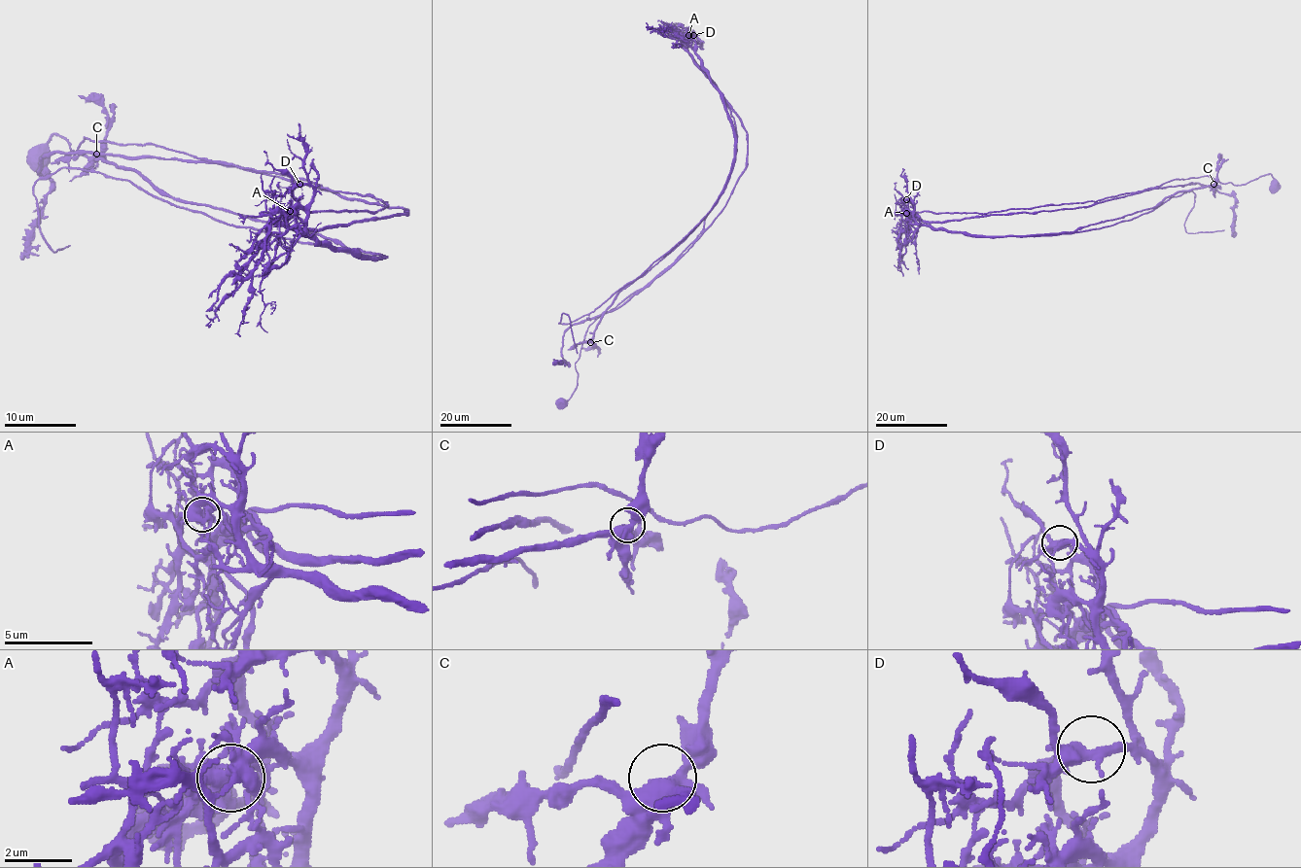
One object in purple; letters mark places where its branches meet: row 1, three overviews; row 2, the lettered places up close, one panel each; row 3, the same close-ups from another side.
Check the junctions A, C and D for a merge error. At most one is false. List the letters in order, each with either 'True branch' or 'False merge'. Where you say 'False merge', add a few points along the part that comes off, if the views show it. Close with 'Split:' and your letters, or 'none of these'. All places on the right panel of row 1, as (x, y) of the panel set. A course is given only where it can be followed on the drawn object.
A: False merge. Course of the part to remove: (906, 213), (931, 228), (976, 236), (1071, 234), (1132, 219), (1191, 190), (1193, 208), (1185, 230), (1224, 229)
C: True branch
D: True branch
Split: A

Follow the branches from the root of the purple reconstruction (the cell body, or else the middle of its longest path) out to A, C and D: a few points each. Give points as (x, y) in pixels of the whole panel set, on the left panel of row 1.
A: (37, 159), (53, 134), (69, 145), (64, 156), (86, 138), (155, 145), (387, 203), (291, 211)
C: (37, 159), (58, 134), (64, 156), (155, 145), (369, 194), (387, 203), (287, 211), (382, 258), (96, 154)
D: (37, 159), (53, 134), (69, 145), (64, 156), (86, 138), (155, 145), (387, 203), (293, 216), (299, 184)

